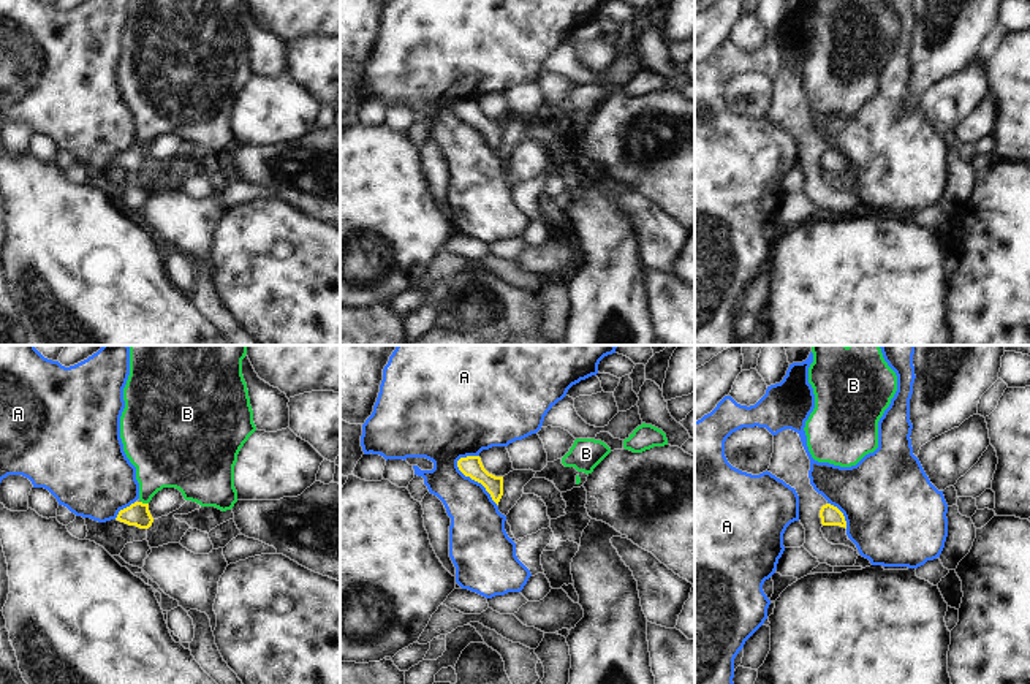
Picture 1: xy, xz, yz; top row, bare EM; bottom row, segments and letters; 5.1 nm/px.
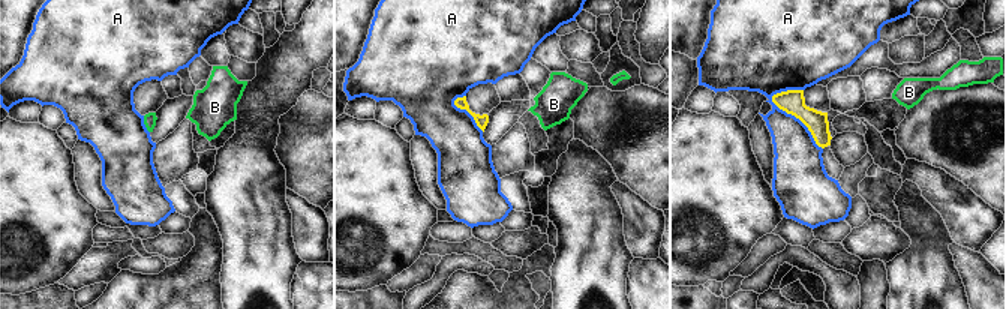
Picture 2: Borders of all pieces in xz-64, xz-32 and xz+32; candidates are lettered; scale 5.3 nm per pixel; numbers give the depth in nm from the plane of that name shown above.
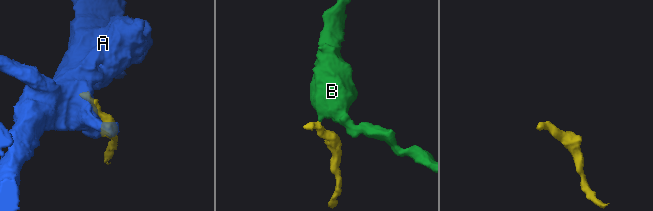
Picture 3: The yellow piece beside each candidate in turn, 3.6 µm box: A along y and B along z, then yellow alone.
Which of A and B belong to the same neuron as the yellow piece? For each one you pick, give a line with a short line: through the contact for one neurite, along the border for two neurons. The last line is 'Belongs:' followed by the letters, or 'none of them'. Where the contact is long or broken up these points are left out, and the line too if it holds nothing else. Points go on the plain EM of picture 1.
B: line xy (138, 159), (144, 149), (152, 119), (162, 103)
Belongs: B

